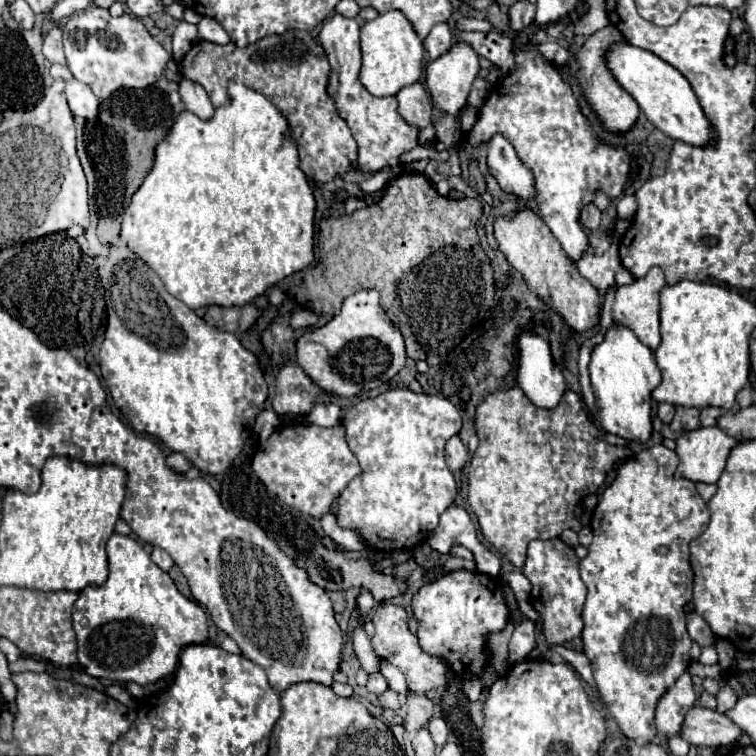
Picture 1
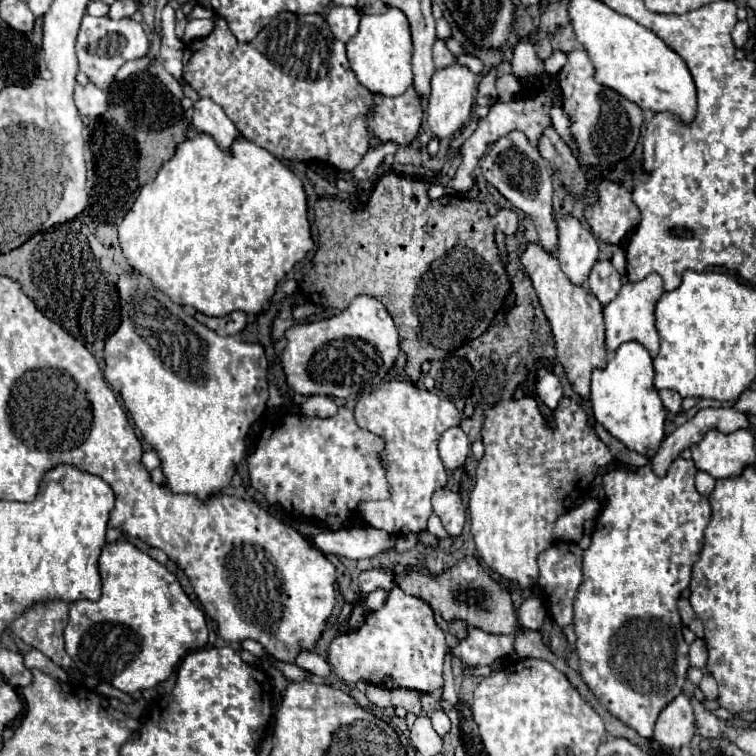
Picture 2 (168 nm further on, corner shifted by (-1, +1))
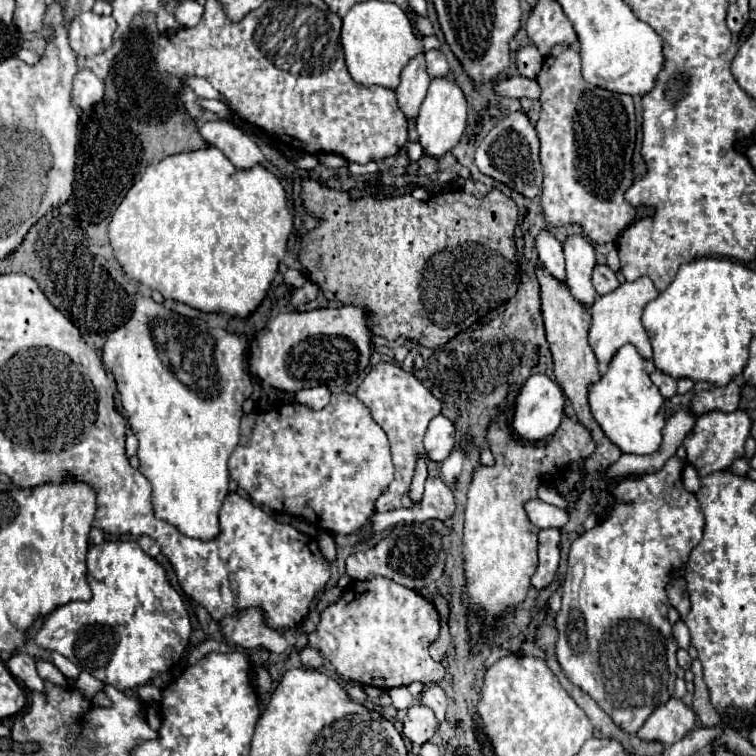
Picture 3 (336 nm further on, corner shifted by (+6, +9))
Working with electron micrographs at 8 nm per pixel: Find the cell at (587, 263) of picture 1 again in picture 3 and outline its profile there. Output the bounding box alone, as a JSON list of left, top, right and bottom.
[593,264,619,296]

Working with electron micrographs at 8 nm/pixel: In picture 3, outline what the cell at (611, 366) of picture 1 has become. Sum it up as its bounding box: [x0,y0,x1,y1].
[589,344,665,454]

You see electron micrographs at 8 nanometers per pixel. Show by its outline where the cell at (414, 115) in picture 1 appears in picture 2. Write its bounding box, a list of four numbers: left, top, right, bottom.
[184,12,422,172]

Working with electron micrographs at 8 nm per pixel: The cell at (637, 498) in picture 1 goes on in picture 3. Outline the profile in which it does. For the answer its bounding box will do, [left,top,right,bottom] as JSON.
[555,456,705,734]

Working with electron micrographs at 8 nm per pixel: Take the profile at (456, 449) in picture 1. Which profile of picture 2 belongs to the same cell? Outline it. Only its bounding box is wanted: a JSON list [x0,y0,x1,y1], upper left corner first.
[438,426,470,470]

